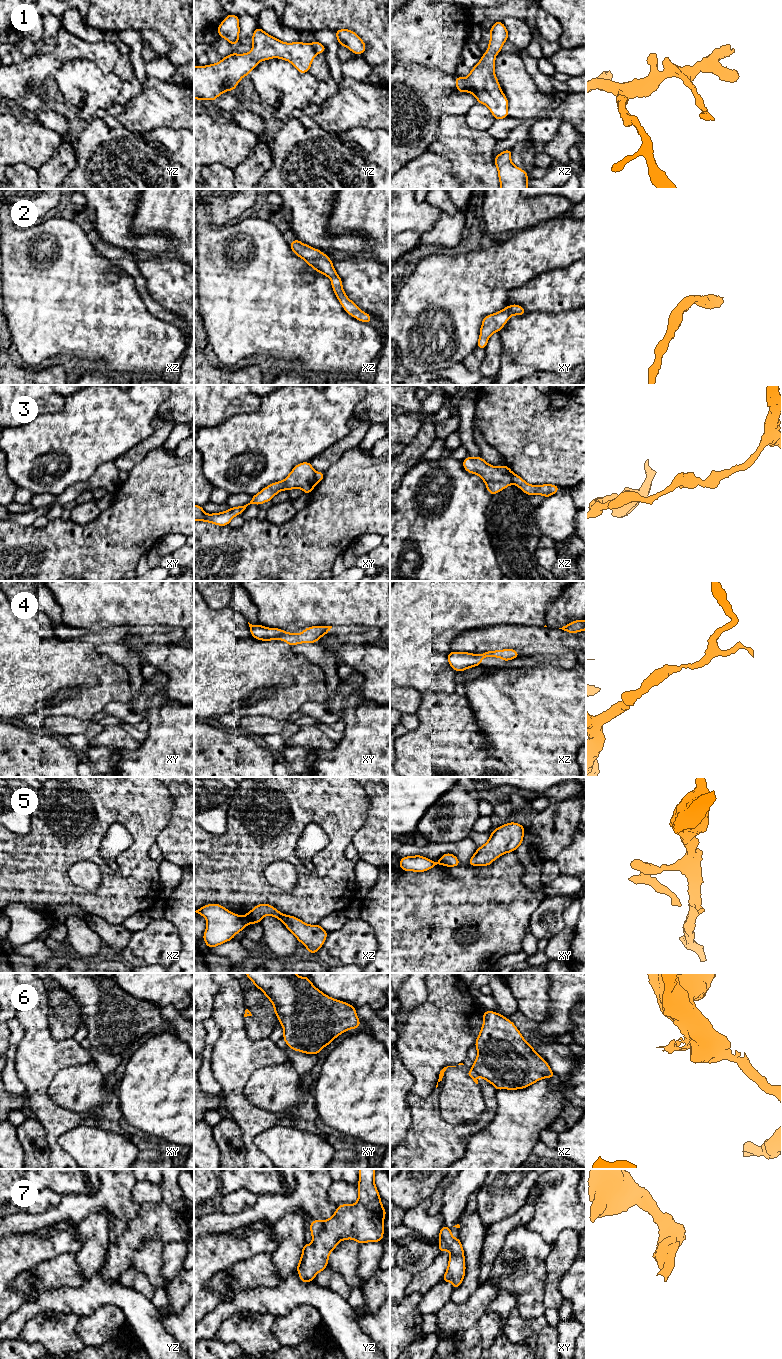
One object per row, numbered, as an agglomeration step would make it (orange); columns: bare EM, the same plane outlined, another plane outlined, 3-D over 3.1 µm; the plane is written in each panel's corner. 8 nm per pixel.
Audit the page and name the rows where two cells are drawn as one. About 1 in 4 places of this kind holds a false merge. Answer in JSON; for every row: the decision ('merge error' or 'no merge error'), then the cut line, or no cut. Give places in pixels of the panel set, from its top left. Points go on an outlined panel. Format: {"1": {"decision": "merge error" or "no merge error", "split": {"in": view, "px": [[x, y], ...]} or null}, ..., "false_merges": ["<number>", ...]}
{"1": {"decision": "no merge error", "split": null}, "2": {"decision": "no merge error", "split": null}, "3": {"decision": "merge error", "split": {"in": "xz", "px": [[511, 472], [513, 483]]}}, "4": {"decision": "no merge error", "split": null}, "5": {"decision": "merge error", "split": {"in": "xz", "px": [[244, 916], [249, 922]]}}, "6": {"decision": "merge error", "split": {"in": "xz", "px": [[472, 1067], [479, 1075]]}}, "7": {"decision": "no merge error", "split": null}, "false_merges": ["3", "5", "6"]}

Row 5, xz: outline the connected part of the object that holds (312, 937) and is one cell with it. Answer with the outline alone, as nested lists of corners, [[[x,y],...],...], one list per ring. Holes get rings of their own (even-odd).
[[[263,903],[256,905],[251,911],[245,914],[245,918],[250,924],[261,923],[264,916],[270,915],[279,919],[287,929],[301,942],[309,953],[318,953],[326,941],[327,934],[319,924],[309,925],[295,916],[282,914],[275,907]]]

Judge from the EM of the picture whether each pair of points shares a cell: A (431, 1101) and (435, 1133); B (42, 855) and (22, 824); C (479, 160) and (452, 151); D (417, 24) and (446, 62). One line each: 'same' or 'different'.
A: same
B: different
C: same
D: same

